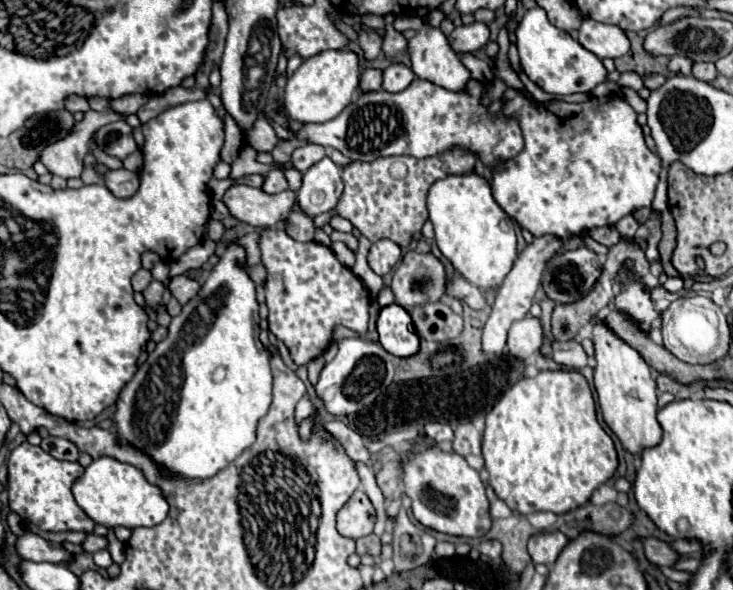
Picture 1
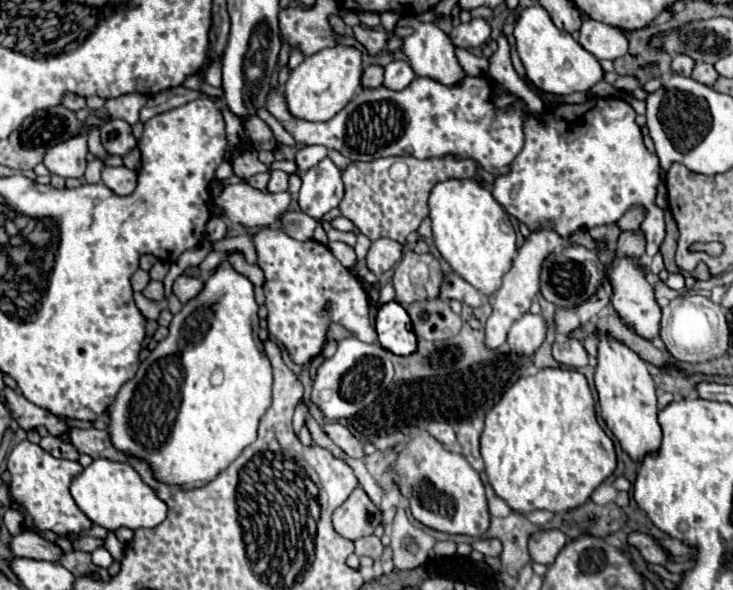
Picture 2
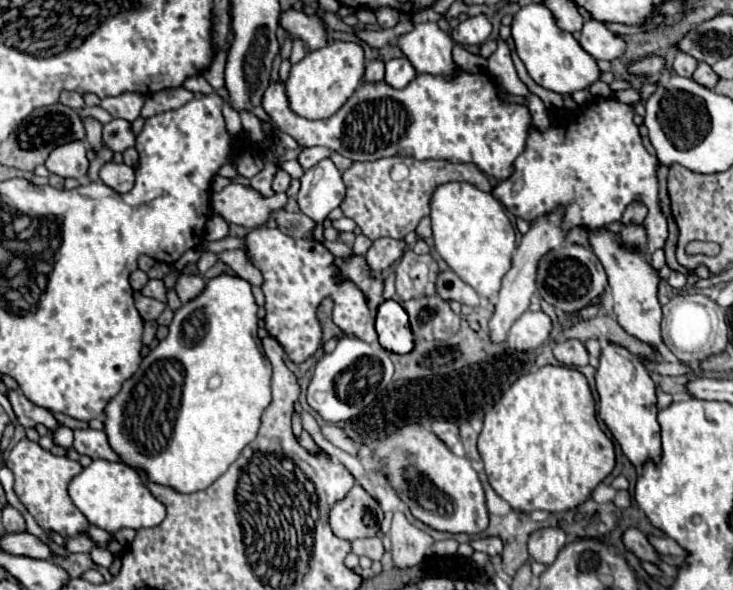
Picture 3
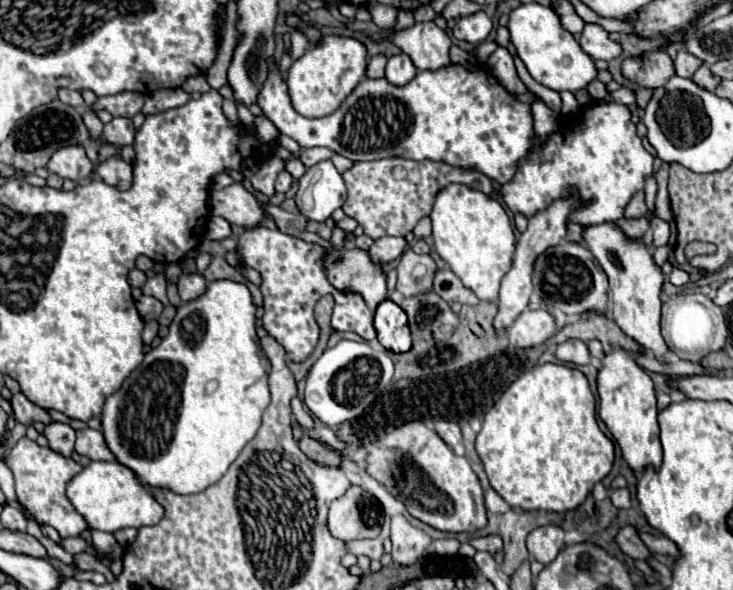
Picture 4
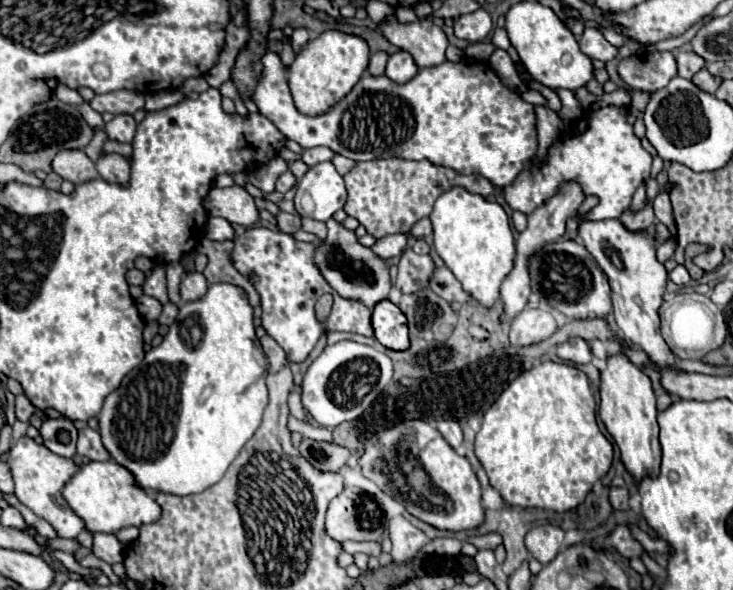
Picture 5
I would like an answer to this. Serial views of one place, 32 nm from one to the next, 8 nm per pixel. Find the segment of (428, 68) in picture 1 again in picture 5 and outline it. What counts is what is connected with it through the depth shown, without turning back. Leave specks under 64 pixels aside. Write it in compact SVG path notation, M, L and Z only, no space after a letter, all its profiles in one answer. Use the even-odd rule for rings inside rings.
M396 16L380 26L384 38L388 38L400 50L412 54L418 68L434 68L446 62L448 38L432 20L418 20L412 24L400 24Z

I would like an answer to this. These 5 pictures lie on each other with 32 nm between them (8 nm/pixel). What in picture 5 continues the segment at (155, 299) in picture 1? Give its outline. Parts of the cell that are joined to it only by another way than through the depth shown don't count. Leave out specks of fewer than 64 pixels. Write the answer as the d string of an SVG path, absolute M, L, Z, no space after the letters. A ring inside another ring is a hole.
M154 266L152 276L146 278L142 290L144 290L144 294L154 296L154 298L160 300L162 304L168 302L168 296L166 296L166 274L164 274L164 266Z

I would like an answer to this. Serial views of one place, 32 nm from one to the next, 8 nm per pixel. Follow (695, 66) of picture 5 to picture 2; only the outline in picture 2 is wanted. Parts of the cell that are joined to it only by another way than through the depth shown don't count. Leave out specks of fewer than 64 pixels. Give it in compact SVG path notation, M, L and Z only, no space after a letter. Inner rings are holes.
M676 54L672 58L672 72L678 72L682 76L690 76L692 74L692 68L694 68L694 60L690 56Z

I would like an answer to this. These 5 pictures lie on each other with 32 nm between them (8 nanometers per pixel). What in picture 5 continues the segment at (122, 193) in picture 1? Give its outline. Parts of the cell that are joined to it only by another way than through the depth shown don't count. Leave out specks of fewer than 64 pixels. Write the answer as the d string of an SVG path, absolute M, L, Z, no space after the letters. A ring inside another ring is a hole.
M120 154L100 156L98 162L96 162L96 170L98 170L98 174L106 182L128 186L128 180L130 180L130 162L124 160Z

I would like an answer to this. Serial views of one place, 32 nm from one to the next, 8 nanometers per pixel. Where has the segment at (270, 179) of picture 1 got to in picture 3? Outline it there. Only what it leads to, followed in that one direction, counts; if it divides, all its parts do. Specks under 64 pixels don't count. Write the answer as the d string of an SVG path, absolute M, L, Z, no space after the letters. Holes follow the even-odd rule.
M278 170L274 174L274 180L272 180L272 190L274 192L286 192L288 186L290 186L290 176L284 170Z

